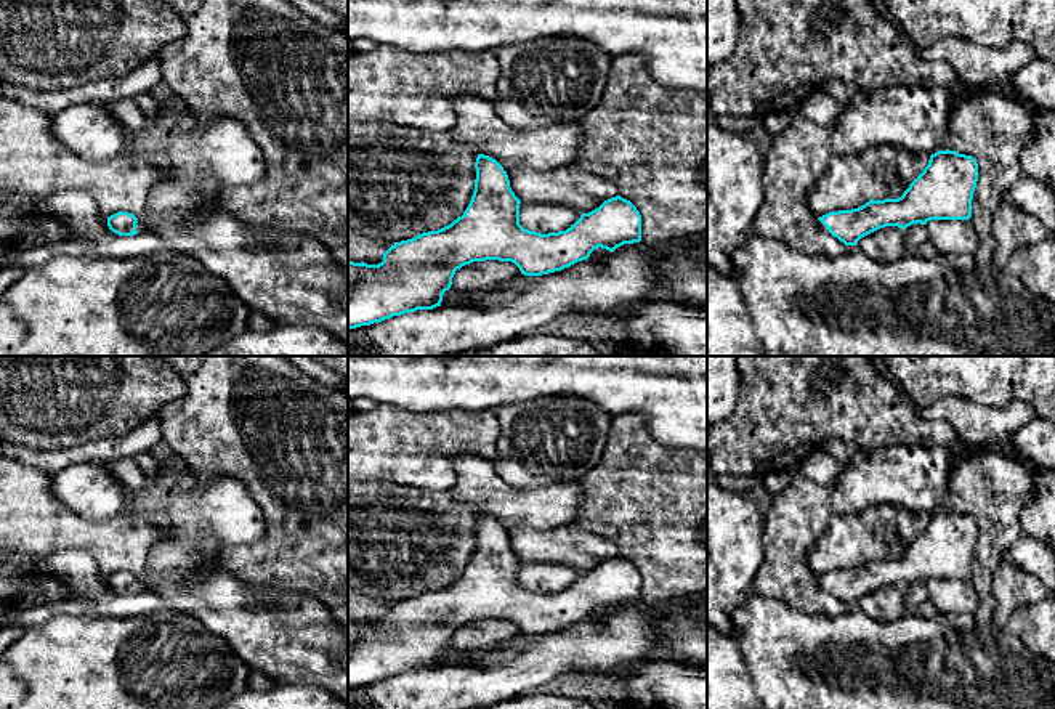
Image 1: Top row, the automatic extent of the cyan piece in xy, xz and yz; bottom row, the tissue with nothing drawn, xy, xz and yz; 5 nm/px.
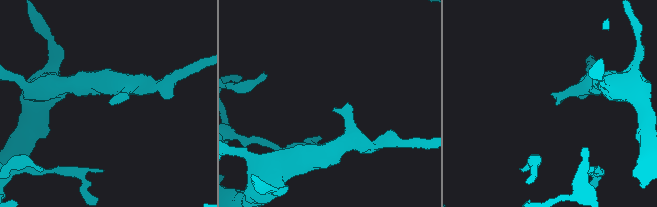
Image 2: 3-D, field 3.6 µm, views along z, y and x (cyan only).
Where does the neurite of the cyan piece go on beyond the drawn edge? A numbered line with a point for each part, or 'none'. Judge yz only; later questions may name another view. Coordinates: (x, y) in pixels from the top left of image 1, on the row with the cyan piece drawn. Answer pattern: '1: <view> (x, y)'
none

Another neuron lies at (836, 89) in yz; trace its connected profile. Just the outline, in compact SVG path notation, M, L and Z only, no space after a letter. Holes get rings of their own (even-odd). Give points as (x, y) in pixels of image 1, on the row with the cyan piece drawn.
M839 79L826 80L823 90L839 103L845 104L848 99L847 85Z

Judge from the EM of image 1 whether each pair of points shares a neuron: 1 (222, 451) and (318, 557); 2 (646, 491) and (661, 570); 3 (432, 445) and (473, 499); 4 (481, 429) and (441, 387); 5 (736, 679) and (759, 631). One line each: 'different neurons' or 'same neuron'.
1: same neuron
2: same neuron
3: different neurons
4: different neurons
5: same neuron

